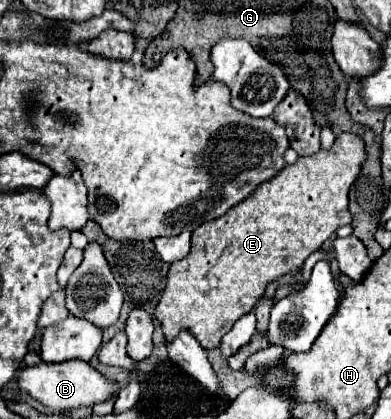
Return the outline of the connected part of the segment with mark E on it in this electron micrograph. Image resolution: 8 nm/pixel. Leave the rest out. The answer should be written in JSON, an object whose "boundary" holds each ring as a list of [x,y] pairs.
{"boundary":[[[344,132],[330,150],[300,156],[224,216],[196,228],[190,254],[170,264],[168,284],[156,306],[164,338],[172,340],[186,328],[206,350],[216,348],[234,322],[256,306],[268,282],[300,268],[340,226],[350,224],[348,192],[364,162],[364,140]]]}

